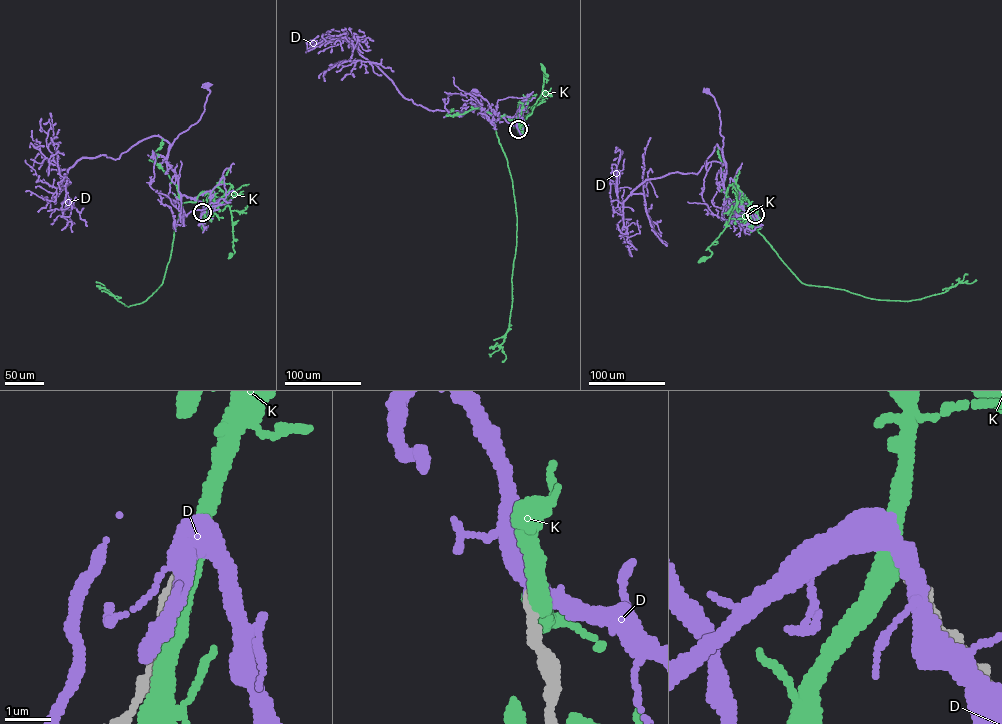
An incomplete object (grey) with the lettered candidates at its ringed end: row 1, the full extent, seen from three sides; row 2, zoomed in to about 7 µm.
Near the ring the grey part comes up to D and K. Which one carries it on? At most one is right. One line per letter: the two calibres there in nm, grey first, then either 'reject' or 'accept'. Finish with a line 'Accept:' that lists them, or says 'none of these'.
D: 240 nm thick on the grey side, 480 nm on the other; accept
K: 280 nm thick on the grey side, 400 nm on the other; reject
Accept: D

